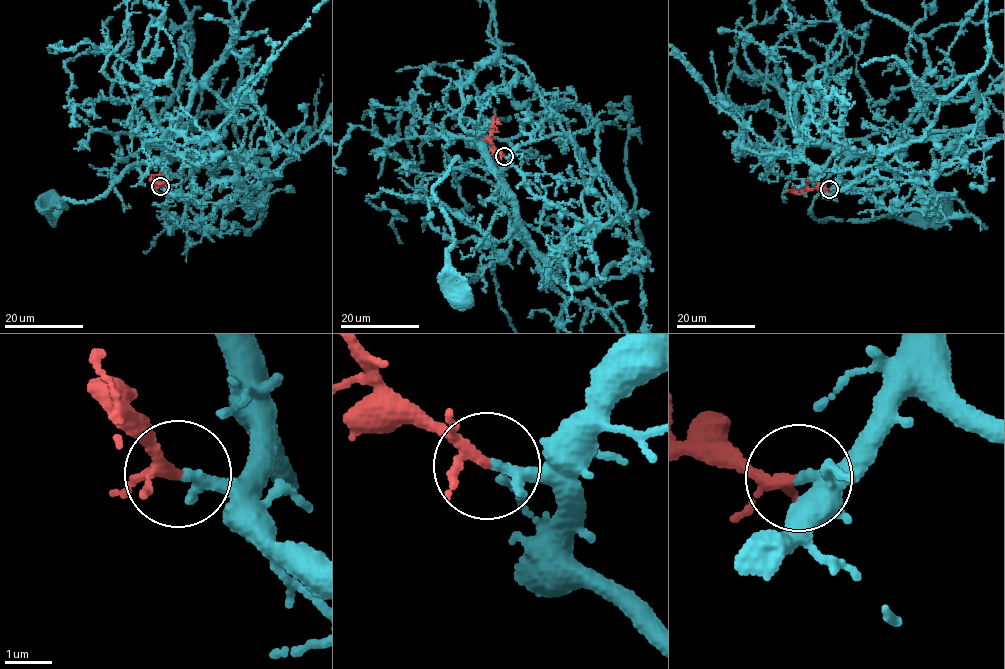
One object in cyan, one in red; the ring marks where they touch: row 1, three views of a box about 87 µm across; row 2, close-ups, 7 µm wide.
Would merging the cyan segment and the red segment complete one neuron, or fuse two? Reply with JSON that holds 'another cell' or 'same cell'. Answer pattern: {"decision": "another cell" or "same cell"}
{"decision": "same cell"}

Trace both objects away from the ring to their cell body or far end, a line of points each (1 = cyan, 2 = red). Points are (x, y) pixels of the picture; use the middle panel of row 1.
1: (504, 156), (510, 160), (500, 172), (510, 202), (456, 158), (434, 186), (452, 239), (448, 273), (460, 294)
2: (504, 156), (489, 139), (492, 123), (498, 118)

